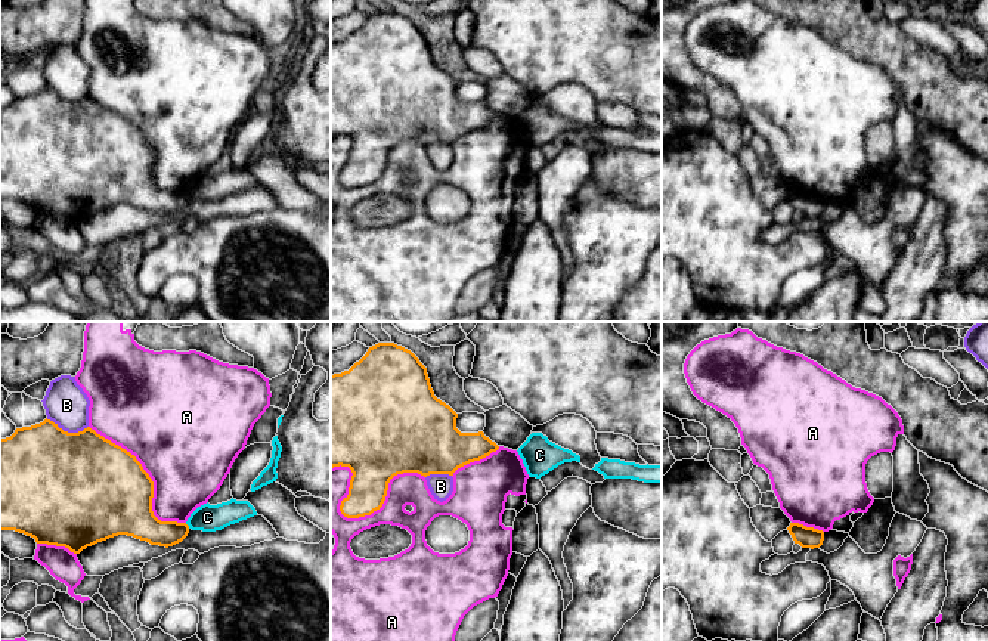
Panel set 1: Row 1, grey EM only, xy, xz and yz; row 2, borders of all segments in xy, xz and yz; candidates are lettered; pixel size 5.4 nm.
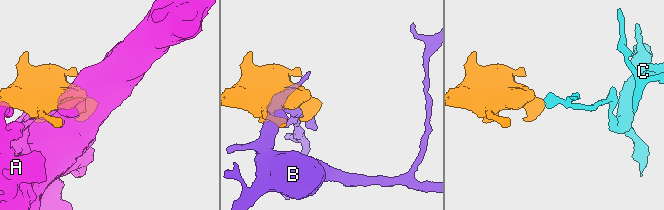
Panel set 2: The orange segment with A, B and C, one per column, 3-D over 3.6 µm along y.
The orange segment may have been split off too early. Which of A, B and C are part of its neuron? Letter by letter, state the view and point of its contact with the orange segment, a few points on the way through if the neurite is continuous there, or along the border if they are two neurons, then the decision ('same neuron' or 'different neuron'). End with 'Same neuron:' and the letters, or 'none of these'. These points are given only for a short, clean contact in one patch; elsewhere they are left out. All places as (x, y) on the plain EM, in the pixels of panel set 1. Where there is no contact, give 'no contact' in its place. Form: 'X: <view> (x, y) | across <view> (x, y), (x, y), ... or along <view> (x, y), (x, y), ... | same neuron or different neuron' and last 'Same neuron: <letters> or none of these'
A: xz (361, 185) | different neuron
B: xy (67, 101) | different neuron
C: xy (188, 195) | along xy (185, 192), (189, 197) | different neuron
Same neuron: none of these

